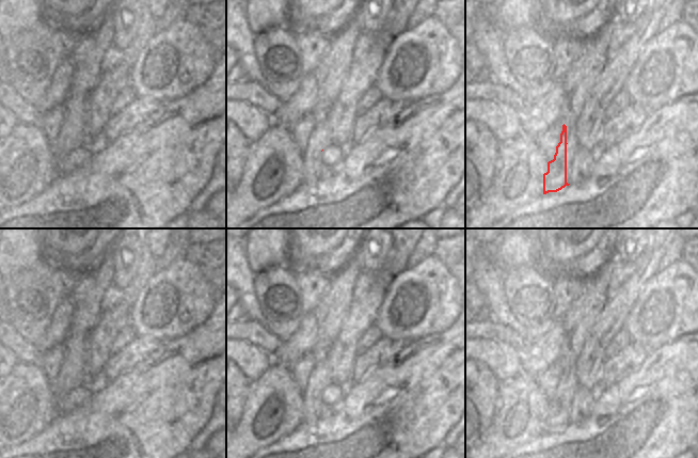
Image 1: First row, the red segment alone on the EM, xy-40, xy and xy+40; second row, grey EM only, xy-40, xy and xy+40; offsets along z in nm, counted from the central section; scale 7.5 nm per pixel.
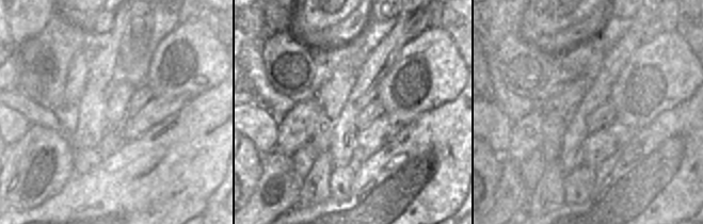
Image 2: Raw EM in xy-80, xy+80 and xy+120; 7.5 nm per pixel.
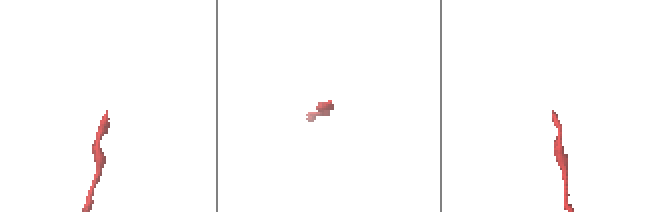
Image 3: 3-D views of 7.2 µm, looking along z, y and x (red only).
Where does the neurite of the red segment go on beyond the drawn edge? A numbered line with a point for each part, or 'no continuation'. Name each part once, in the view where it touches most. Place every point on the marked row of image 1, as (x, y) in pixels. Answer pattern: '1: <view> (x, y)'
1: xy+40 (545, 141)

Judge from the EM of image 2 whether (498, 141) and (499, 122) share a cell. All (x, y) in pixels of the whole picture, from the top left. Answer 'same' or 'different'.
same

